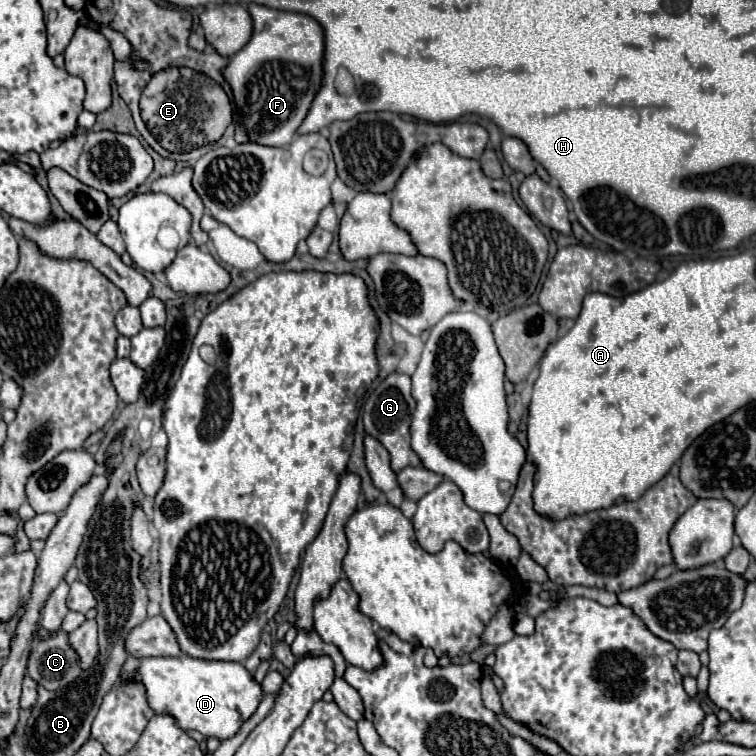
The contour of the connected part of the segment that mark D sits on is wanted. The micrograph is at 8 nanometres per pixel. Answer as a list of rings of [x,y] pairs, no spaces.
[[[190,656],[144,658],[138,672],[154,712],[170,710],[184,730],[198,730],[220,742],[232,738],[264,698],[260,682],[240,662],[202,662]]]

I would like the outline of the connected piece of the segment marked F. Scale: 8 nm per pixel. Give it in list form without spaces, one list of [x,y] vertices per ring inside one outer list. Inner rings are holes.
[[[248,4],[254,32],[248,44],[228,60],[222,76],[232,88],[236,104],[236,142],[288,146],[320,90],[324,32],[322,26],[298,12],[284,12]]]

